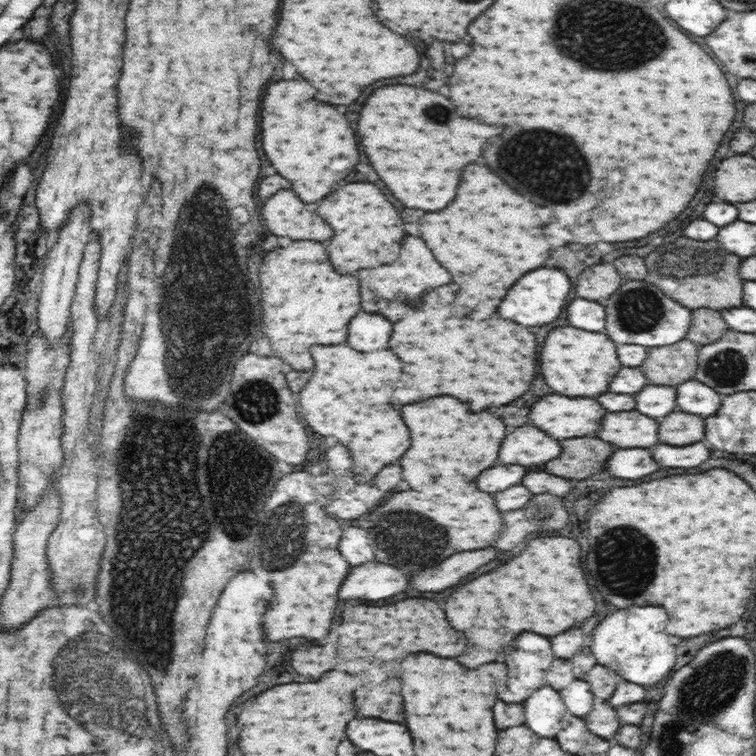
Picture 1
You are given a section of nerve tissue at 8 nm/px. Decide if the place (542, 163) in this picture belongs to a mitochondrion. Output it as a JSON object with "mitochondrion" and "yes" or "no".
{"mitochondrion":"yes"}

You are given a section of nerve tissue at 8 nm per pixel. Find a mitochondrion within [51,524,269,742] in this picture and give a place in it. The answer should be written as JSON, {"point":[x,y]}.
{"point":[81,578]}

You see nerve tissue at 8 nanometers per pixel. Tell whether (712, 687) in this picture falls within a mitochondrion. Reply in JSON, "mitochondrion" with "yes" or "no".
{"mitochondrion":"yes"}

